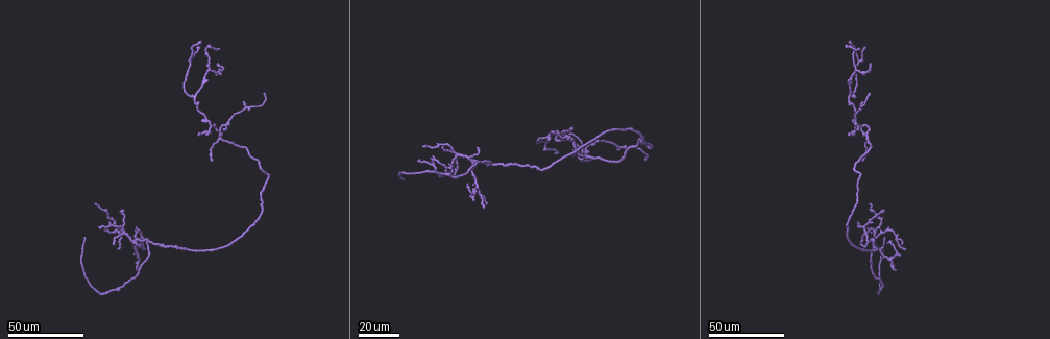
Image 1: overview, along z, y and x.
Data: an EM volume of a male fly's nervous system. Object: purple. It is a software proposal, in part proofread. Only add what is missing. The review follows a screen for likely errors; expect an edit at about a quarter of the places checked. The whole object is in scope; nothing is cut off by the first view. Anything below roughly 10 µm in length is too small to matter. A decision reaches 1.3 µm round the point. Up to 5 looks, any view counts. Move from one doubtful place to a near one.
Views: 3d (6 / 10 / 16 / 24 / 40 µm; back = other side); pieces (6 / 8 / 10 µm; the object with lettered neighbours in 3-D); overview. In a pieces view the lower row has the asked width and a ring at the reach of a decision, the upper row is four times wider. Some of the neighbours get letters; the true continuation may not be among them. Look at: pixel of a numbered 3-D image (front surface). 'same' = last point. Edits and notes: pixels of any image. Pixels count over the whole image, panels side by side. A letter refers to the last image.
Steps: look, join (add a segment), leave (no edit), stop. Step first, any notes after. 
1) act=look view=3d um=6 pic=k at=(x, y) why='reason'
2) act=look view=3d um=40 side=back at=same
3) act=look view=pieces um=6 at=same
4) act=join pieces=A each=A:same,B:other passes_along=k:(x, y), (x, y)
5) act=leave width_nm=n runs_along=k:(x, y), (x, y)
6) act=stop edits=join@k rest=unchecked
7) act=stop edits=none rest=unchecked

act=look view=3d um=40 pic=1 at=(863, 75) why='branch stops here'

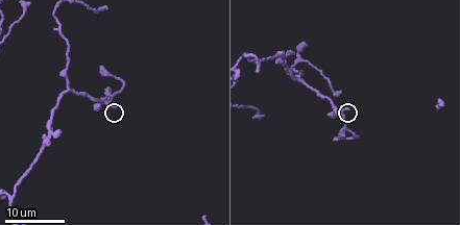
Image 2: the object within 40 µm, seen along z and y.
act=look view=pieces um=6 pic=2 at=(347, 108)

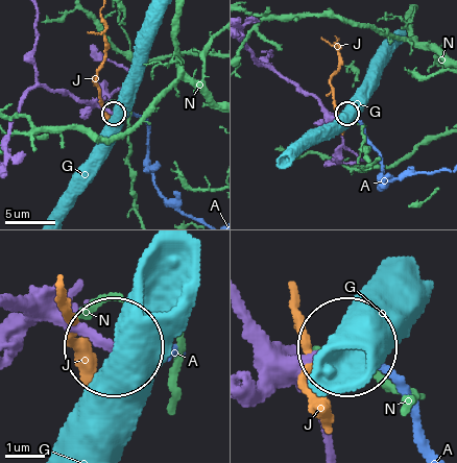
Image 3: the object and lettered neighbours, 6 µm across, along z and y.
act=join pieces=A width_nm=210 each=A:same,G:other,J:other,N:other found='it goes on there'

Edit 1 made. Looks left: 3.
act=look view=3d um=40 pic=1 at=(477, 150) why='branch stops here'

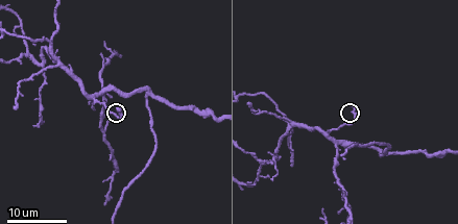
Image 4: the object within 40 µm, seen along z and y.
act=look view=pieces um=8 pic=4 at=(118, 110)

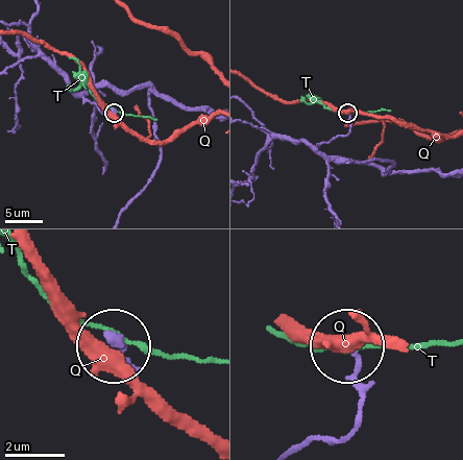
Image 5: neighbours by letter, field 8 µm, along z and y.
act=leave each=Q:other,T:other found='none of them fits'

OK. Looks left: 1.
act=stop edits=join@3 rest=unchecked

